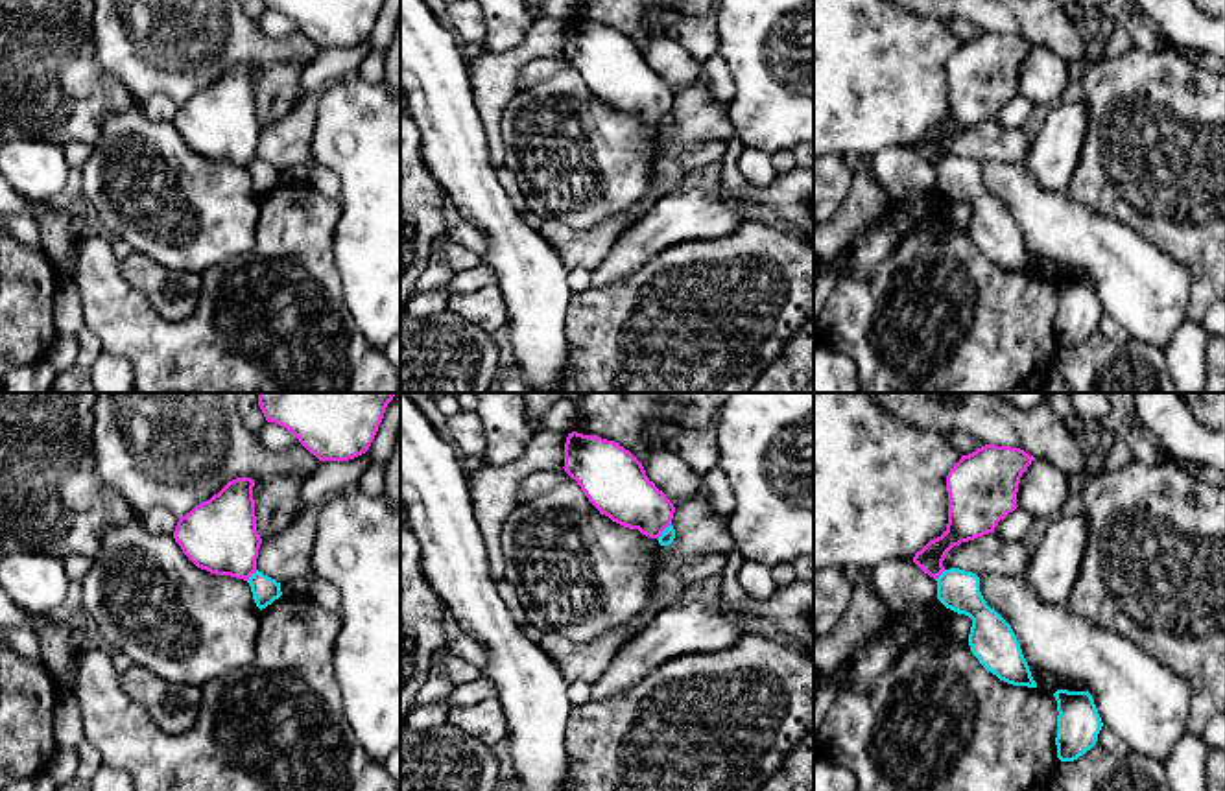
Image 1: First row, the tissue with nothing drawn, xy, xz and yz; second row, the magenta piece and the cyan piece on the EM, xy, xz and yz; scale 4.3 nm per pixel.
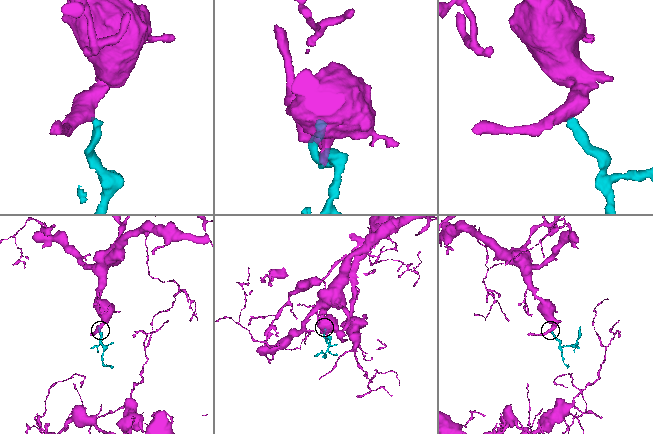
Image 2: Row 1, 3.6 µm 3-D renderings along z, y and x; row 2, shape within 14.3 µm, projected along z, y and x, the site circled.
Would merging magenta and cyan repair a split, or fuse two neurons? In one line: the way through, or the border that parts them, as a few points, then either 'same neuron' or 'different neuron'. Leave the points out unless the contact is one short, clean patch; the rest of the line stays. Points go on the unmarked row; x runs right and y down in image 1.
border xz (670, 109), (657, 126); different neuron

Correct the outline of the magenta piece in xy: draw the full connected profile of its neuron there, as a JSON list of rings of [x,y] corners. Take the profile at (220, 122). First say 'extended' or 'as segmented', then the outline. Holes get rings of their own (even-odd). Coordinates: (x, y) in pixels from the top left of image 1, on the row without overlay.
as segmented; [[[236,65],[179,105],[173,125],[197,155],[244,168],[256,159],[262,125],[253,74],[255,66]]]

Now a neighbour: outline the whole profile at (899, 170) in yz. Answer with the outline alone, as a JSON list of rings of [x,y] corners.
[[[913,146],[884,148],[871,157],[874,183],[891,195],[924,192],[937,186],[937,168],[924,160]]]

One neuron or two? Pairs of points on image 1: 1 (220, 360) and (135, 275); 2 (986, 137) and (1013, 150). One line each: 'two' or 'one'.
1: two
2: one

